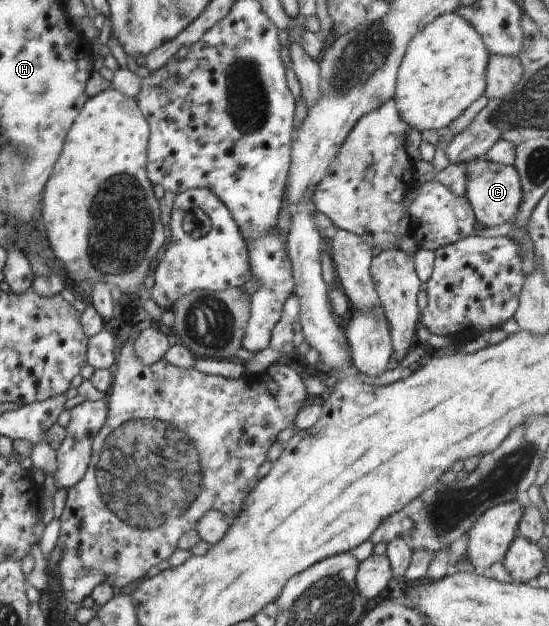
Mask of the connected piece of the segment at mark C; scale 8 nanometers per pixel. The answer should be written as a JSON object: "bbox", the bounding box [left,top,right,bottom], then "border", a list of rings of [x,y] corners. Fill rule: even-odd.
{"bbox":[466,159,522,228],"border":[[[472,159],[466,164],[466,192],[477,221],[484,227],[492,228],[504,222],[513,222],[522,202],[522,187],[516,167],[502,163],[479,159]]]}

